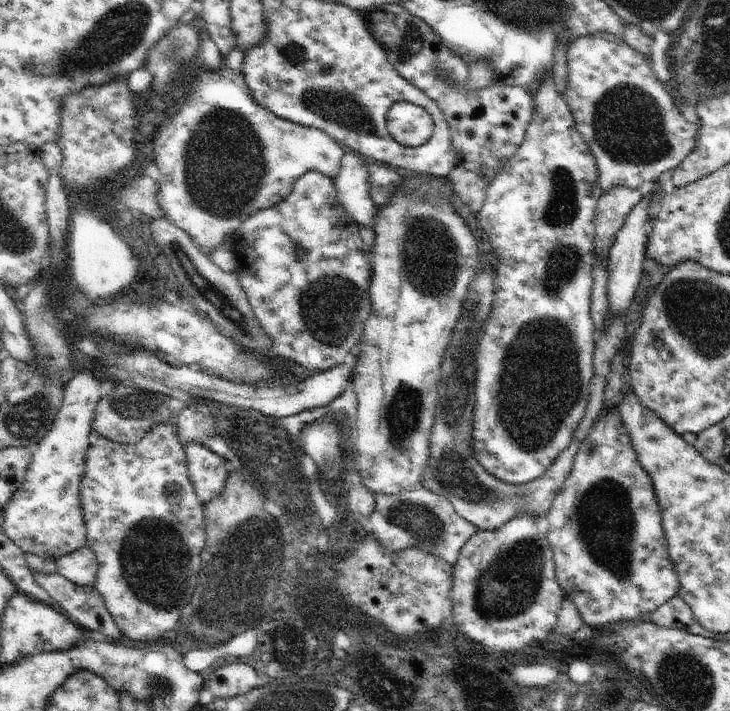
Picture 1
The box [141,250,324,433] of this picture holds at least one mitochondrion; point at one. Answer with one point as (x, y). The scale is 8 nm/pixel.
(214, 296)

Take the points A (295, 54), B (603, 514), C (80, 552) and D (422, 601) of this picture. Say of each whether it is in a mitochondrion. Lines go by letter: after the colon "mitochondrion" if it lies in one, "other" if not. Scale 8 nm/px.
A: mitochondrion
B: mitochondrion
C: other
D: other

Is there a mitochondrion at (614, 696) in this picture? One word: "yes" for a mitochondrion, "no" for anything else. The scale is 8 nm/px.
no

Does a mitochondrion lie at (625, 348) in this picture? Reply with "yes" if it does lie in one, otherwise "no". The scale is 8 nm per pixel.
no

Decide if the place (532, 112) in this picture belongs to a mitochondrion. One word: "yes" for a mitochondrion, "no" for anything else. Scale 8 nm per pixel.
no

